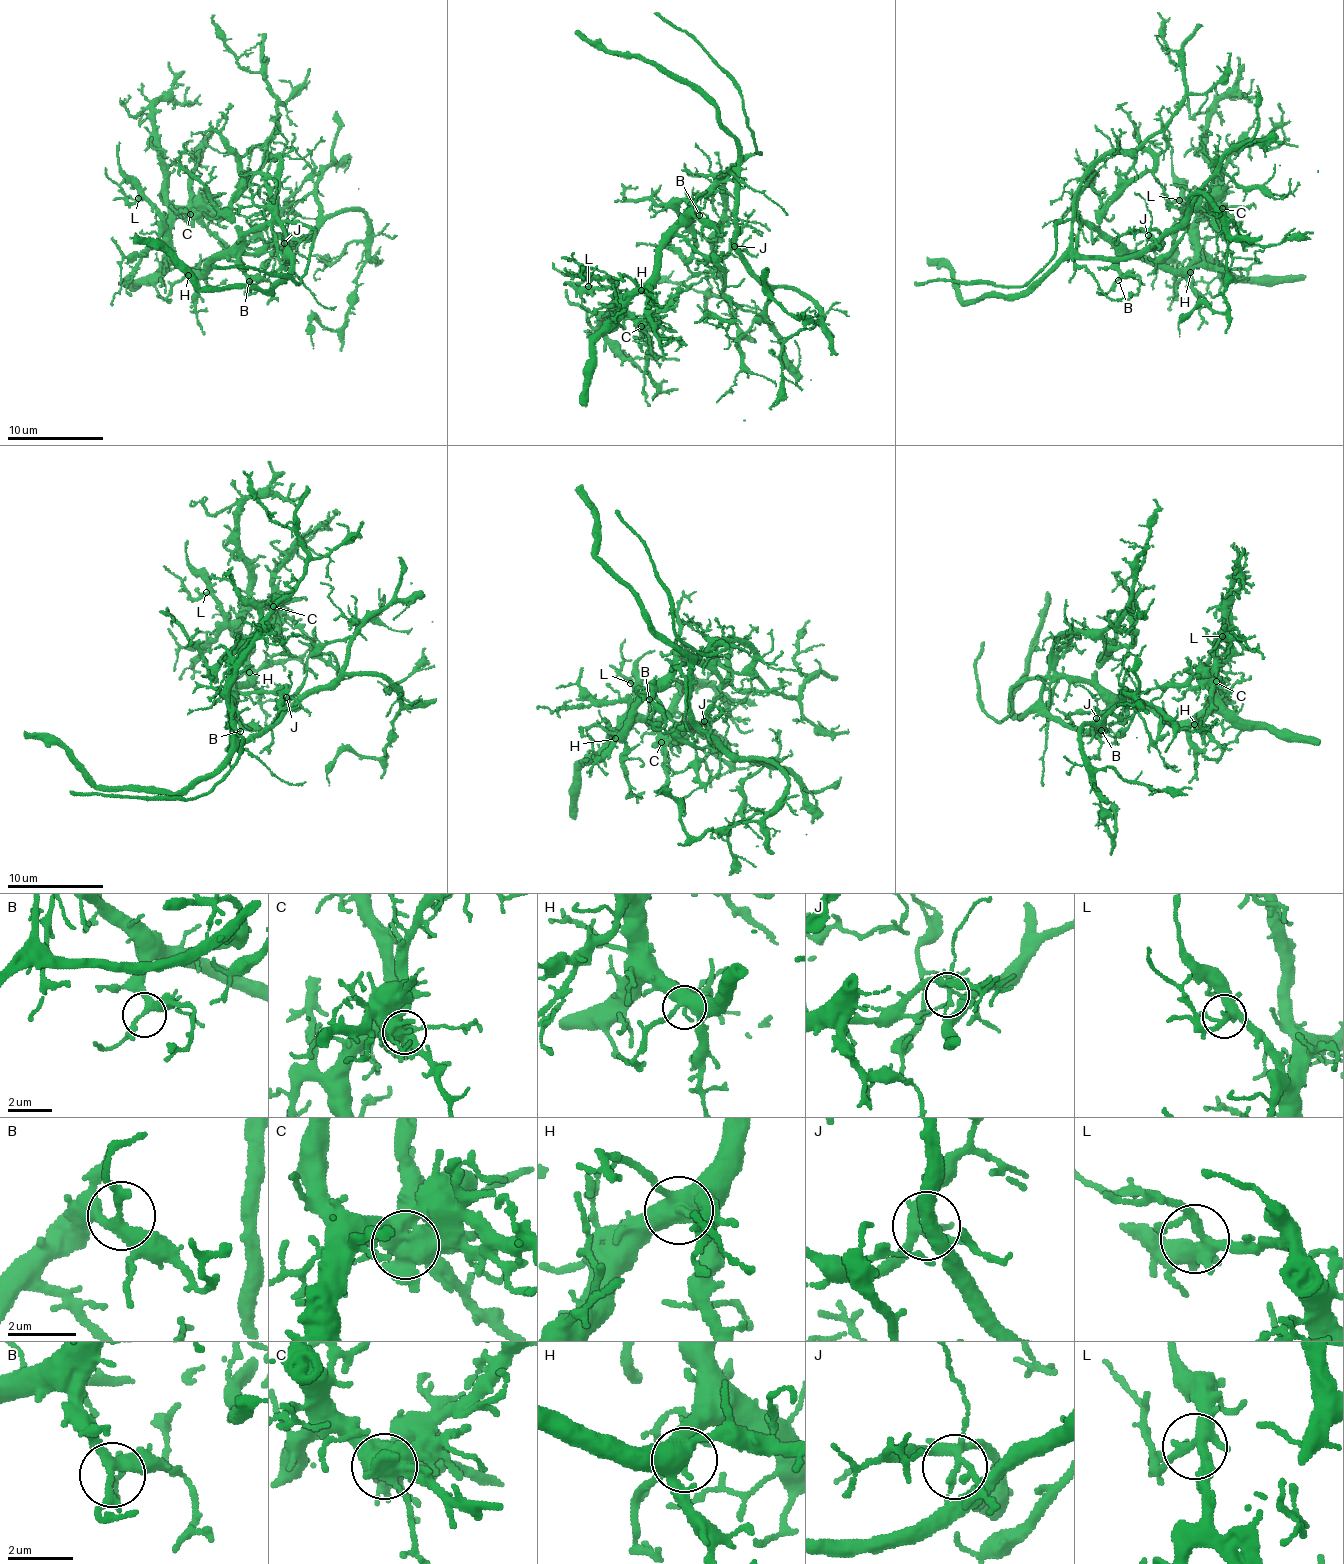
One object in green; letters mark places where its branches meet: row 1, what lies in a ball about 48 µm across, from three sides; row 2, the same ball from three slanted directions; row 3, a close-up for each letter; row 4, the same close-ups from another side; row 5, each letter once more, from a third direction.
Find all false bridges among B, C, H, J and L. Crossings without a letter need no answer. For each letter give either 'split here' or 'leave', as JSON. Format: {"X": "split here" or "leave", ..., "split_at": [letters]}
{"B": "leave", "C": "leave", "H": "leave", "J": "split here", "L": "leave", "split_at": ["J"]}

